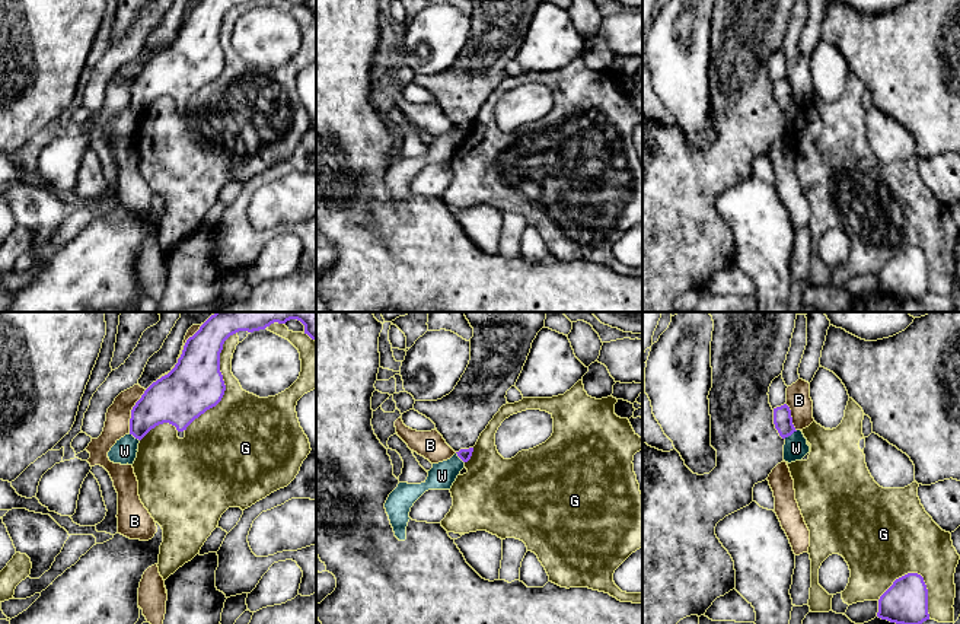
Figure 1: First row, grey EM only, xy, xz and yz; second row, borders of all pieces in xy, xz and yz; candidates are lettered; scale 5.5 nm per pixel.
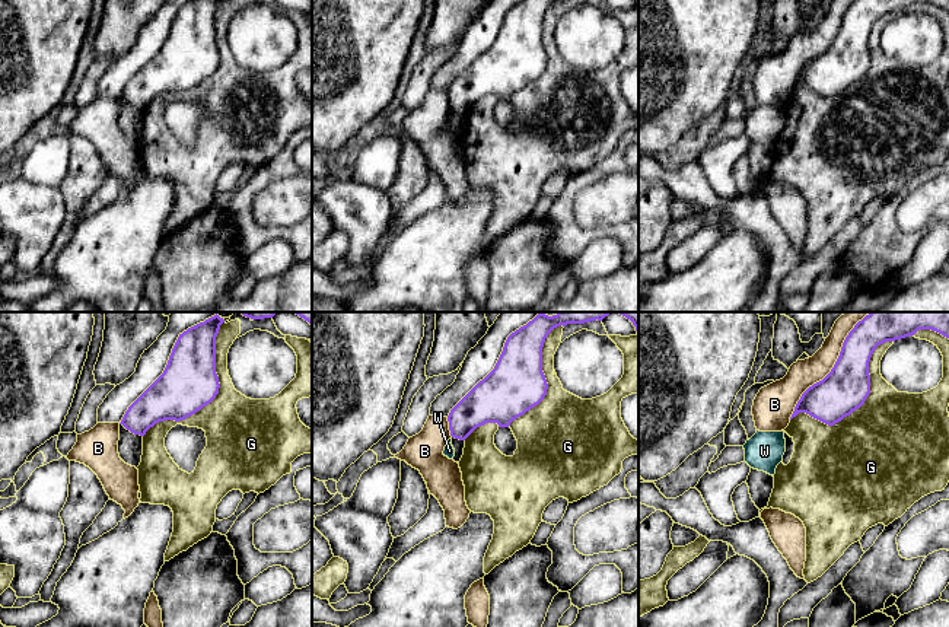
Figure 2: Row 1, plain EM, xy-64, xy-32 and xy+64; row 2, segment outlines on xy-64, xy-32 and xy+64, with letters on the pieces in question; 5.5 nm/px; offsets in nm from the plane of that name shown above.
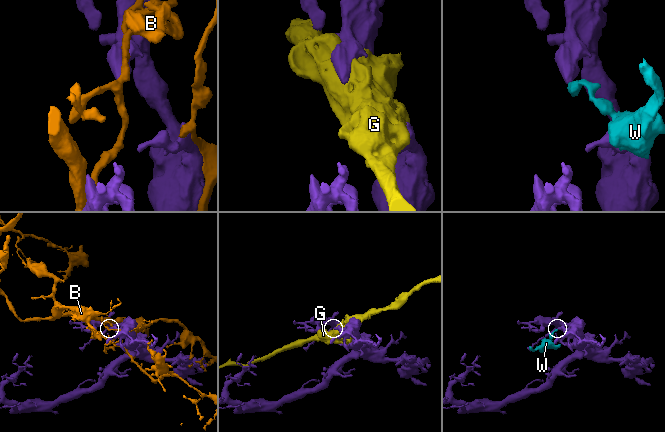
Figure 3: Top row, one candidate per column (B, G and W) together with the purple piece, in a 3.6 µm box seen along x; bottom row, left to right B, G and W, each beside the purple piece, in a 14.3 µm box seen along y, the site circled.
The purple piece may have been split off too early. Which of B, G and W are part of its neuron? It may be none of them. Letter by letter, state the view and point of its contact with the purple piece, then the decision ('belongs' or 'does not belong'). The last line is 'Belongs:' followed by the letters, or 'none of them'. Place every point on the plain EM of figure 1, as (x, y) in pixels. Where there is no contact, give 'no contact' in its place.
B: meets purple in xy at (131, 85); does not belong
G: meets purple in xy at (223, 57); does not belong
W: meets purple in yz at (790, 108); does not belong
Belongs: none of them

